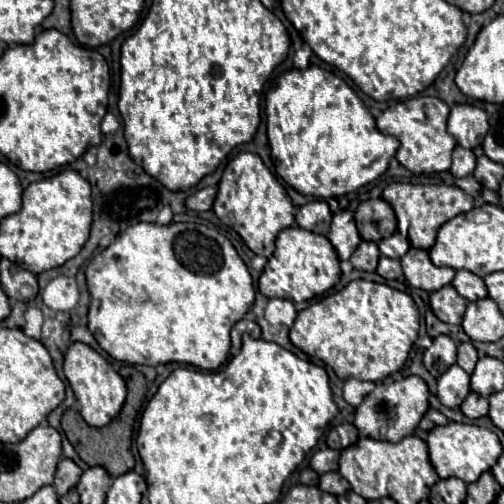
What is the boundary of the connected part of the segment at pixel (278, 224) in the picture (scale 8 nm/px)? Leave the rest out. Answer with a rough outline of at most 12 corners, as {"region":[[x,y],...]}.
{"region":[[263,160],[225,166],[213,212],[257,256],[295,208]]}

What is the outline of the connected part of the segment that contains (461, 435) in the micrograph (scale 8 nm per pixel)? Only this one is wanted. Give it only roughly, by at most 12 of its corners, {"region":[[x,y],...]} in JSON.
{"region":[[449,422],[429,430],[431,466],[465,484],[503,452],[495,432]]}

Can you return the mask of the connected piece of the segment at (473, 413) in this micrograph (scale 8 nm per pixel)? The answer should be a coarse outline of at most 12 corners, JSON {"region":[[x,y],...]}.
{"region":[[469,392],[461,404],[467,418],[487,416],[489,402],[485,396]]}

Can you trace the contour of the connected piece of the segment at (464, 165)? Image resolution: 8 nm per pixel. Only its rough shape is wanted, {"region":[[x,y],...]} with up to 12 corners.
{"region":[[457,146],[451,174],[463,178],[475,168],[475,154]]}

